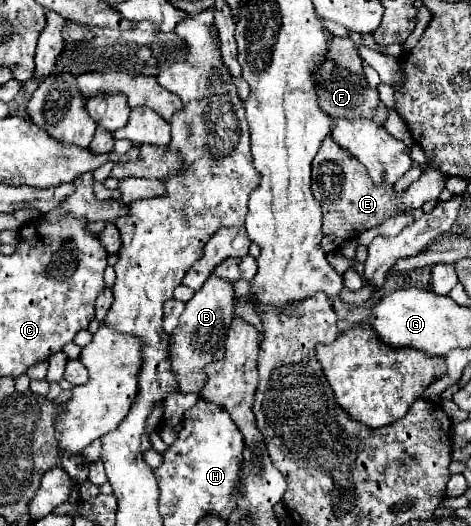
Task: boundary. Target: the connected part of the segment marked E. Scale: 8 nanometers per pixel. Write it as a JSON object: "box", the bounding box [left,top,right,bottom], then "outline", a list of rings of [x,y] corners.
{"box":[312,136,446,254],"outline":[[[330,136],[324,138],[314,162],[312,162],[312,194],[320,202],[322,208],[322,250],[326,254],[338,252],[346,240],[356,240],[364,230],[374,228],[388,220],[390,216],[398,214],[400,210],[414,210],[422,208],[430,200],[438,200],[440,192],[444,190],[446,176],[434,168],[426,166],[422,176],[412,182],[400,198],[396,198],[396,190],[390,184],[374,184],[364,170],[364,164],[360,164],[354,156],[350,156],[344,148],[340,148]]]}

